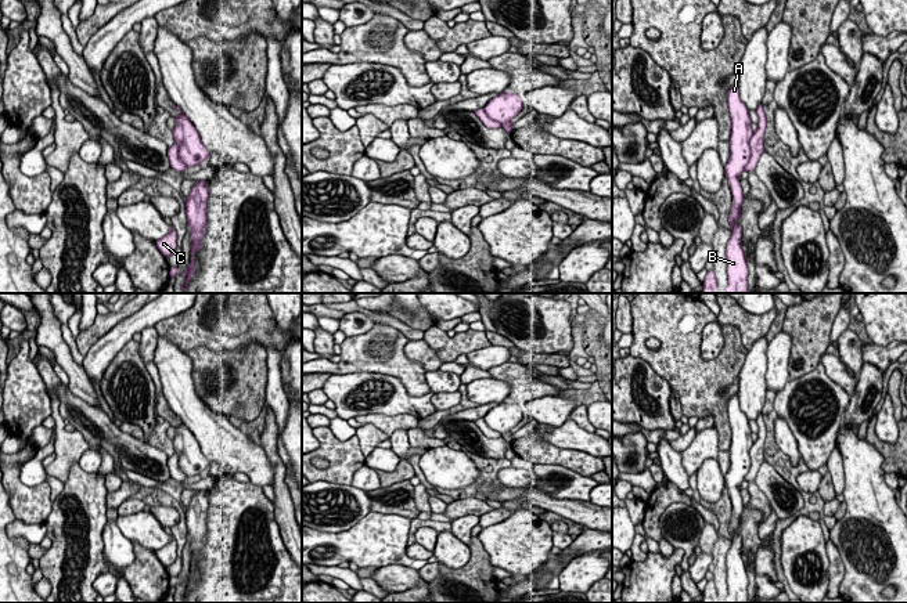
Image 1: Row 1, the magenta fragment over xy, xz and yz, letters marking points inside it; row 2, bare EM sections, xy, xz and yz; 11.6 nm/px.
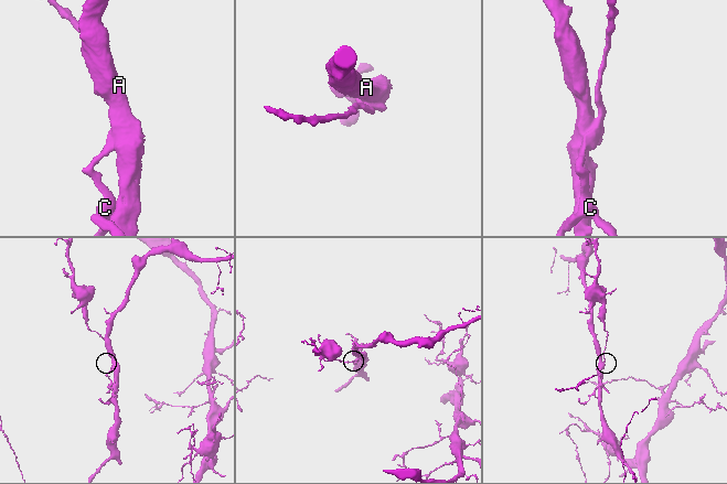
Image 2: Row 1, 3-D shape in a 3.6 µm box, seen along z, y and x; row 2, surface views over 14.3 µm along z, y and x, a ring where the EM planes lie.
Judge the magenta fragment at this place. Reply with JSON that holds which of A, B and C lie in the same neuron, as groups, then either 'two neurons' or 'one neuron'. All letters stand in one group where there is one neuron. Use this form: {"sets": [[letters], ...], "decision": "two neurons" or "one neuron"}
{"sets": [["A", "B"], ["C"]], "decision": "two neurons"}

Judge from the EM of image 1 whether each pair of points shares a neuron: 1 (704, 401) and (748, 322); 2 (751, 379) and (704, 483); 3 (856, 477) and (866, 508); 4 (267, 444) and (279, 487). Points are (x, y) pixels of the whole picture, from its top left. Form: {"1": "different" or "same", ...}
{"1": "different", "2": "different", "3": "same", "4": "same"}

